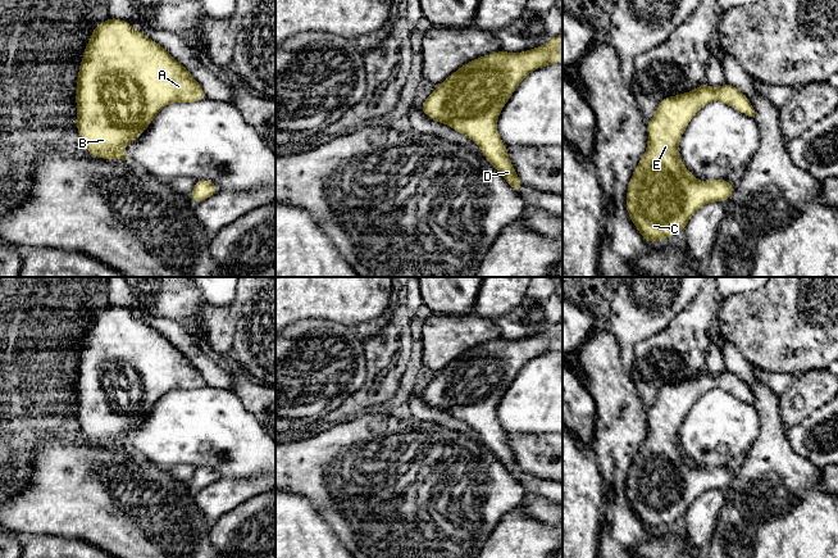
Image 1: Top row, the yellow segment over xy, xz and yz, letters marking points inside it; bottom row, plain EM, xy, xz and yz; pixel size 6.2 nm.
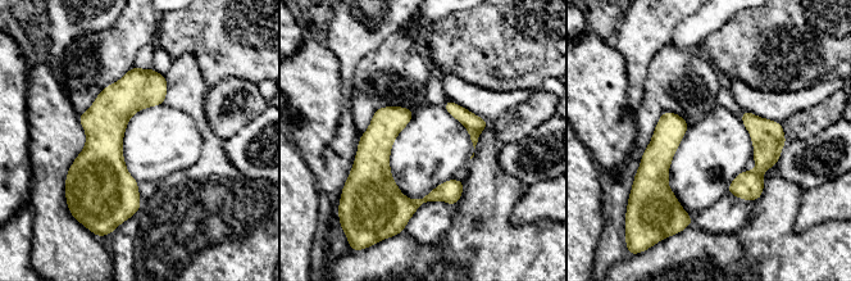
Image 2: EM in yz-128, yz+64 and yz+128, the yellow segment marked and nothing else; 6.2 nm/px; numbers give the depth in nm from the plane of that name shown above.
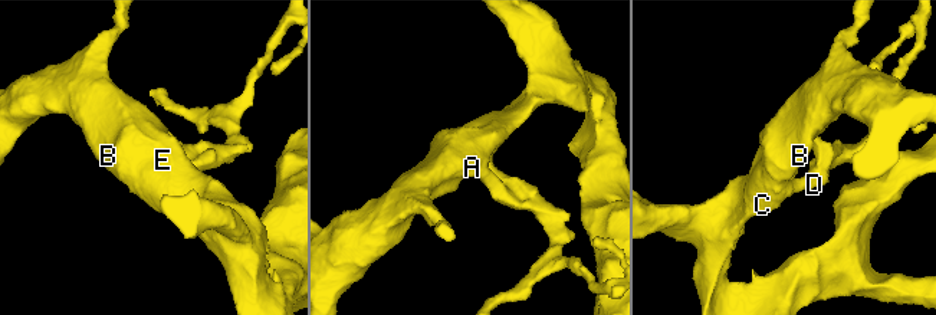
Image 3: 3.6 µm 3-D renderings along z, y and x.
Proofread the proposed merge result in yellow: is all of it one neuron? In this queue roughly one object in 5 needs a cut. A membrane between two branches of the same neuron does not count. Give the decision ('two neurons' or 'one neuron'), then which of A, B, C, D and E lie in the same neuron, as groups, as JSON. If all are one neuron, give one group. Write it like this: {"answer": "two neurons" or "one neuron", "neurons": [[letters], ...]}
{"answer": "one neuron", "neurons": [["A", "B", "C", "D", "E"]]}

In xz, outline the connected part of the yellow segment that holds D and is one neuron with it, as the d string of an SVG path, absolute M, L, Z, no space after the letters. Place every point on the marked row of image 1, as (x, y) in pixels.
M563 32L551 41L523 53L497 53L477 58L450 74L422 103L423 113L432 121L445 123L473 140L483 156L501 173L518 194L523 185L500 139L497 118L519 83L533 71L563 62Z

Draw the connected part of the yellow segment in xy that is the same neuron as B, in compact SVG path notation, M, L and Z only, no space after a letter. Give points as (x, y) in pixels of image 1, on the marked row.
M109 17L94 27L83 50L76 94L77 131L92 156L129 160L124 148L147 130L164 106L205 99L205 91L188 69L127 21Z

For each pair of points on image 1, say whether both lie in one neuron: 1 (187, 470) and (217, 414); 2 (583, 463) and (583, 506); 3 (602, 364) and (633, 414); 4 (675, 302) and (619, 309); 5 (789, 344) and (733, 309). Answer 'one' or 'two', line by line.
1: two
2: one
3: one
4: one
5: one

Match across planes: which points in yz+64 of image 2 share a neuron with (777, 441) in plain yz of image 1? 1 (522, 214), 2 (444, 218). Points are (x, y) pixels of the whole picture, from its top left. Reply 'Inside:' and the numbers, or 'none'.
Inside: none

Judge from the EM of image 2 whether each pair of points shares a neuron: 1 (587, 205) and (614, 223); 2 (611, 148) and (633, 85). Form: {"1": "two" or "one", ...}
{"1": "two", "2": "two"}

